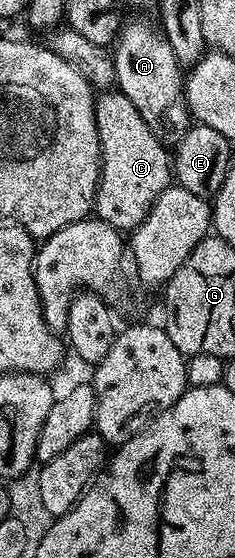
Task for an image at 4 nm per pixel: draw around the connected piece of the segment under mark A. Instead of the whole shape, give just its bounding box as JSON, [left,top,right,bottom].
[113,18,193,146]

